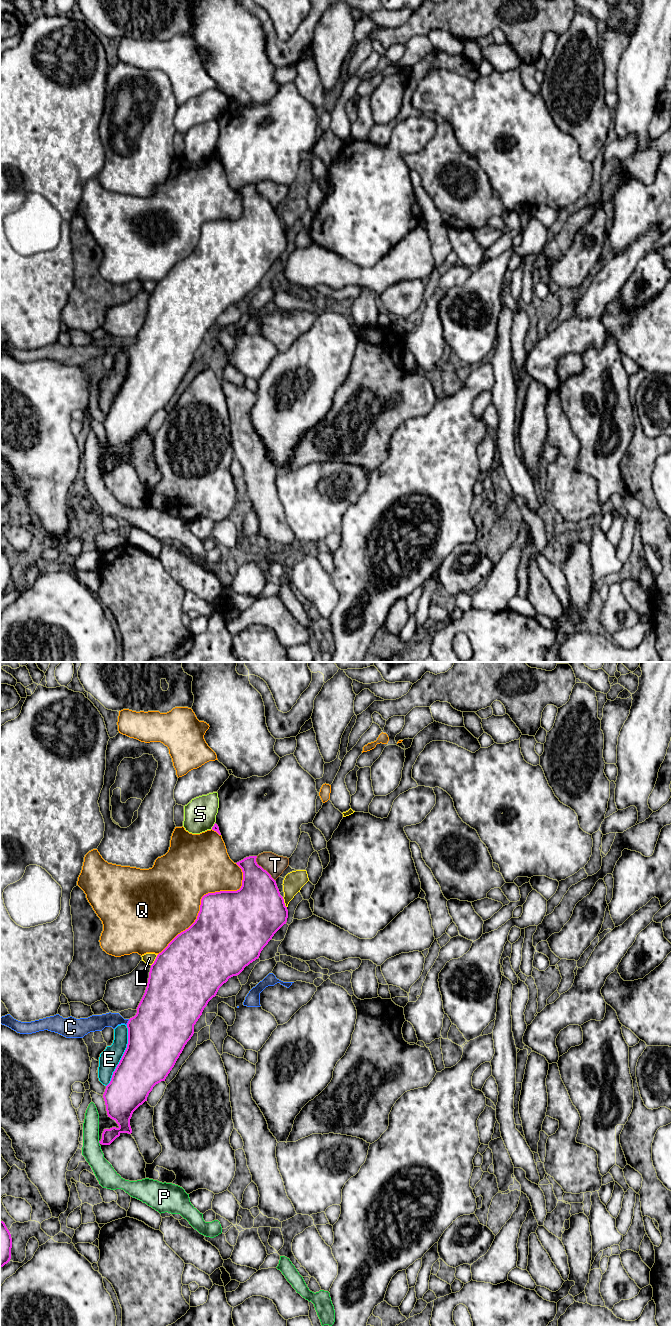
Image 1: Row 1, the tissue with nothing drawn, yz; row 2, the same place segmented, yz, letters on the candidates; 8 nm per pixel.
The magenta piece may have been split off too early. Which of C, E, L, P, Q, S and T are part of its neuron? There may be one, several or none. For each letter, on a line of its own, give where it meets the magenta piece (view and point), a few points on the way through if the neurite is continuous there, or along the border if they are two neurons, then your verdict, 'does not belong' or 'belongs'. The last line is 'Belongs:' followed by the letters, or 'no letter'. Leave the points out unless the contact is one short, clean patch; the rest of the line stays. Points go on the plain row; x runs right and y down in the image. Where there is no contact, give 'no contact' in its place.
C: meets magenta in yz at (128, 350); does not belong
E: meets magenta in yz at (122, 384); does not belong
L: meets magenta in yz at (155, 288); does not belong
P: meets magenta in yz at (99, 470); does not belong
Q: meets magenta in yz at (203, 224); does not belong
S: meets magenta in yz at (213, 154); does not belong
T: meets magenta in yz at (262, 196); does not belong
Belongs: no letter

